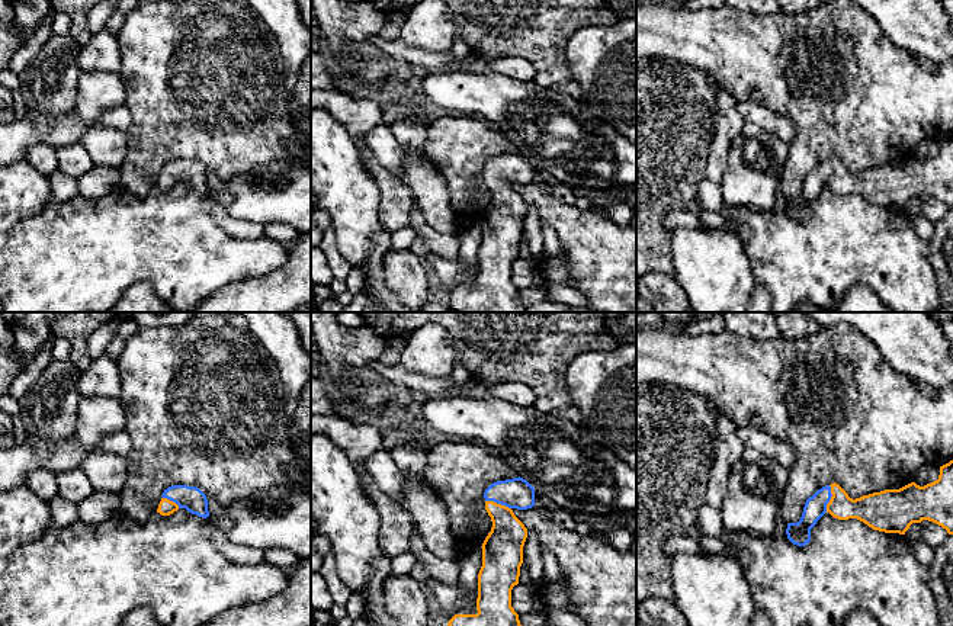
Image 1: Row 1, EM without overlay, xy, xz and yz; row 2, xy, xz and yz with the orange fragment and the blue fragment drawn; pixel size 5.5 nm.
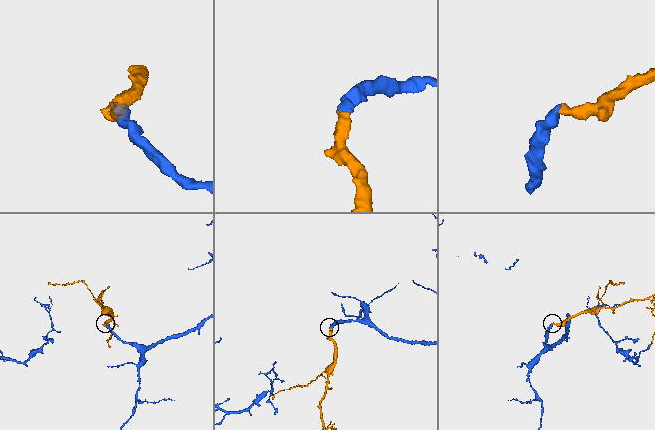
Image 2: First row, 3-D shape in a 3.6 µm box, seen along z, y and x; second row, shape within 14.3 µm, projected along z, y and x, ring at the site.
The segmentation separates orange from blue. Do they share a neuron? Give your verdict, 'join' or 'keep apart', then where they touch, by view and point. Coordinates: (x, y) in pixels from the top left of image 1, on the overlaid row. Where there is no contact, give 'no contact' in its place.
join | yz (831, 498)

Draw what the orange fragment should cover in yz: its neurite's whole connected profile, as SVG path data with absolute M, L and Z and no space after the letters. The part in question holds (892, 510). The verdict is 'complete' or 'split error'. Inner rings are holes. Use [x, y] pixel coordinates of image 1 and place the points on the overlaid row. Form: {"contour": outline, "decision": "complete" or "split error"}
{"contour": "M953 460L940 466L938 479L924 487L911 482L899 489L885 489L850 498L838 485L818 489L805 503L798 523L789 523L787 539L798 546L811 540L811 529L830 513L838 520L857 519L873 530L905 534L912 523L933 521L953 534Z", "decision": "split error"}

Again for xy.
{"contour": "M173 485L164 489L157 513L170 516L179 508L186 508L189 513L199 517L209 517L206 495L196 487Z", "decision": "split error"}

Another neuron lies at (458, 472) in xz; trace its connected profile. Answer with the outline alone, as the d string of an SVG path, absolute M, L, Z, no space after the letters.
M463 440L433 442L427 456L429 460L421 479L446 505L452 534L455 537L465 537L475 546L482 546L492 527L491 517L485 510L484 492L491 484L519 478L519 473L494 452Z

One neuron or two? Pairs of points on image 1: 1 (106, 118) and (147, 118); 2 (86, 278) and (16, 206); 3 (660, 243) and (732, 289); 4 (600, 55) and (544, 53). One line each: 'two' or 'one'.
1: two
2: two
3: two
4: two

